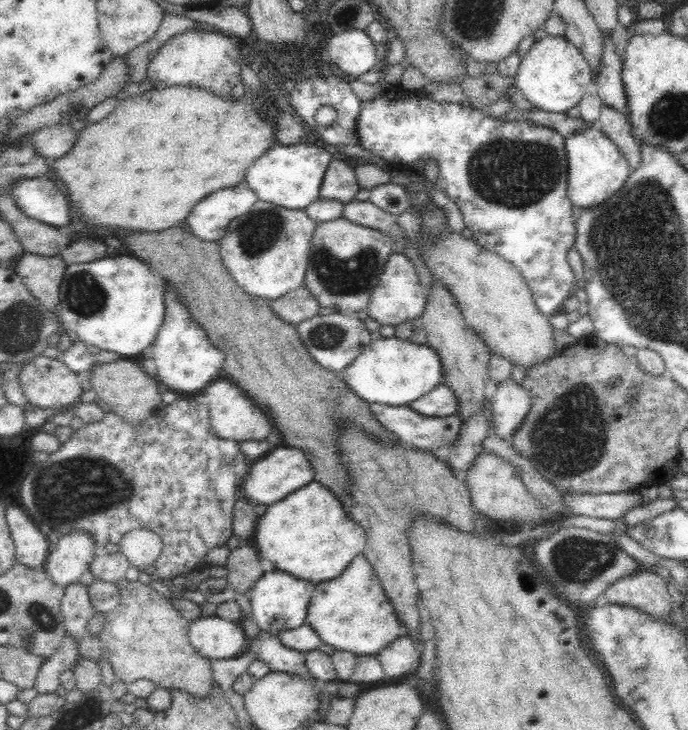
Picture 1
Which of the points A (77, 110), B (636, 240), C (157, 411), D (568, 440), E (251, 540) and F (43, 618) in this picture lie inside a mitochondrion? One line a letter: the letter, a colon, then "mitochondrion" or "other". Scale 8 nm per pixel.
A: other
B: mitochondrion
C: other
D: mitochondrion
E: other
F: mitochondrion

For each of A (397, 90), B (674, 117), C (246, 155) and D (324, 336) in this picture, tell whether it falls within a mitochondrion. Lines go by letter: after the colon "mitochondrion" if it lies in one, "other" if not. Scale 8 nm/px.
A: other
B: mitochondrion
C: other
D: mitochondrion

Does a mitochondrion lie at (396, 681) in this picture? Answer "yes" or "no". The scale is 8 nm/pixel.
no

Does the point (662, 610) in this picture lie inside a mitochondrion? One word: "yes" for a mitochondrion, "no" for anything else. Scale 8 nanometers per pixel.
no

